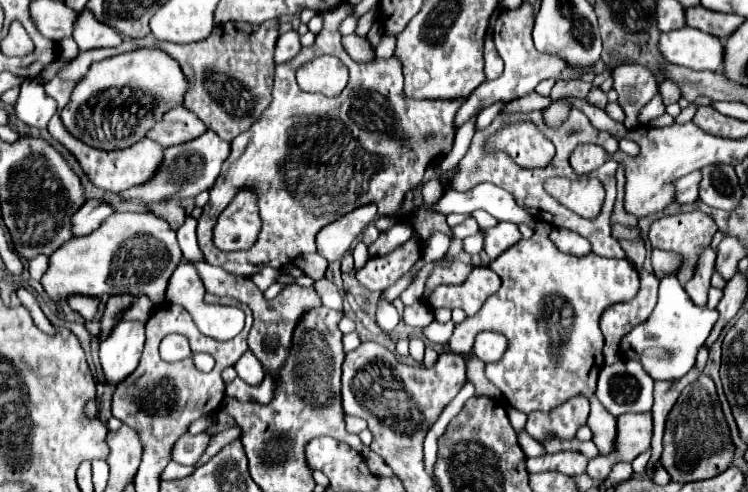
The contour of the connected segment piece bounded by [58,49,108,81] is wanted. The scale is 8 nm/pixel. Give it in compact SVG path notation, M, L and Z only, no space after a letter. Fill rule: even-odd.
M90 49L90 51L84 51L74 61L70 61L68 65L64 65L58 71L58 77L60 79L68 79L68 81L80 81L80 77L86 75L86 71L90 69L92 63L102 61L106 57L108 57L108 49Z

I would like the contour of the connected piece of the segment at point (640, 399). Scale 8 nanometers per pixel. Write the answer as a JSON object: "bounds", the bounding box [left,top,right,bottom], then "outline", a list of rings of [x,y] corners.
{"bounds":[596,359,654,417],"outline":[[[620,359],[612,365],[606,365],[598,375],[596,397],[606,407],[606,411],[612,413],[614,417],[620,417],[622,413],[650,411],[652,409],[652,391],[654,391],[654,381],[644,373],[644,369],[640,369],[640,363],[632,361],[632,359]]]}

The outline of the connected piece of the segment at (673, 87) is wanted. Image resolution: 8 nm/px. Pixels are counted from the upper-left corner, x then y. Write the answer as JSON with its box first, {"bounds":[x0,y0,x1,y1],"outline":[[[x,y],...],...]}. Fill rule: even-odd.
{"bounds":[660,79,682,105],"outline":[[[666,79],[660,83],[660,95],[664,99],[664,105],[670,105],[670,103],[676,103],[682,95],[680,95],[680,87],[676,85],[676,81],[672,79]]]}

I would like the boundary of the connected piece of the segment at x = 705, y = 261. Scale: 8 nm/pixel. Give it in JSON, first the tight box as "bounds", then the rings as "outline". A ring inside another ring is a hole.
{"bounds":[684,247,716,307],"outline":[[[710,247],[704,249],[704,253],[700,255],[700,261],[698,261],[696,275],[684,287],[688,297],[692,299],[692,303],[698,307],[706,307],[706,303],[708,303],[708,287],[710,287],[710,275],[712,275],[714,259],[716,259],[716,255],[712,253],[712,249]]]}

